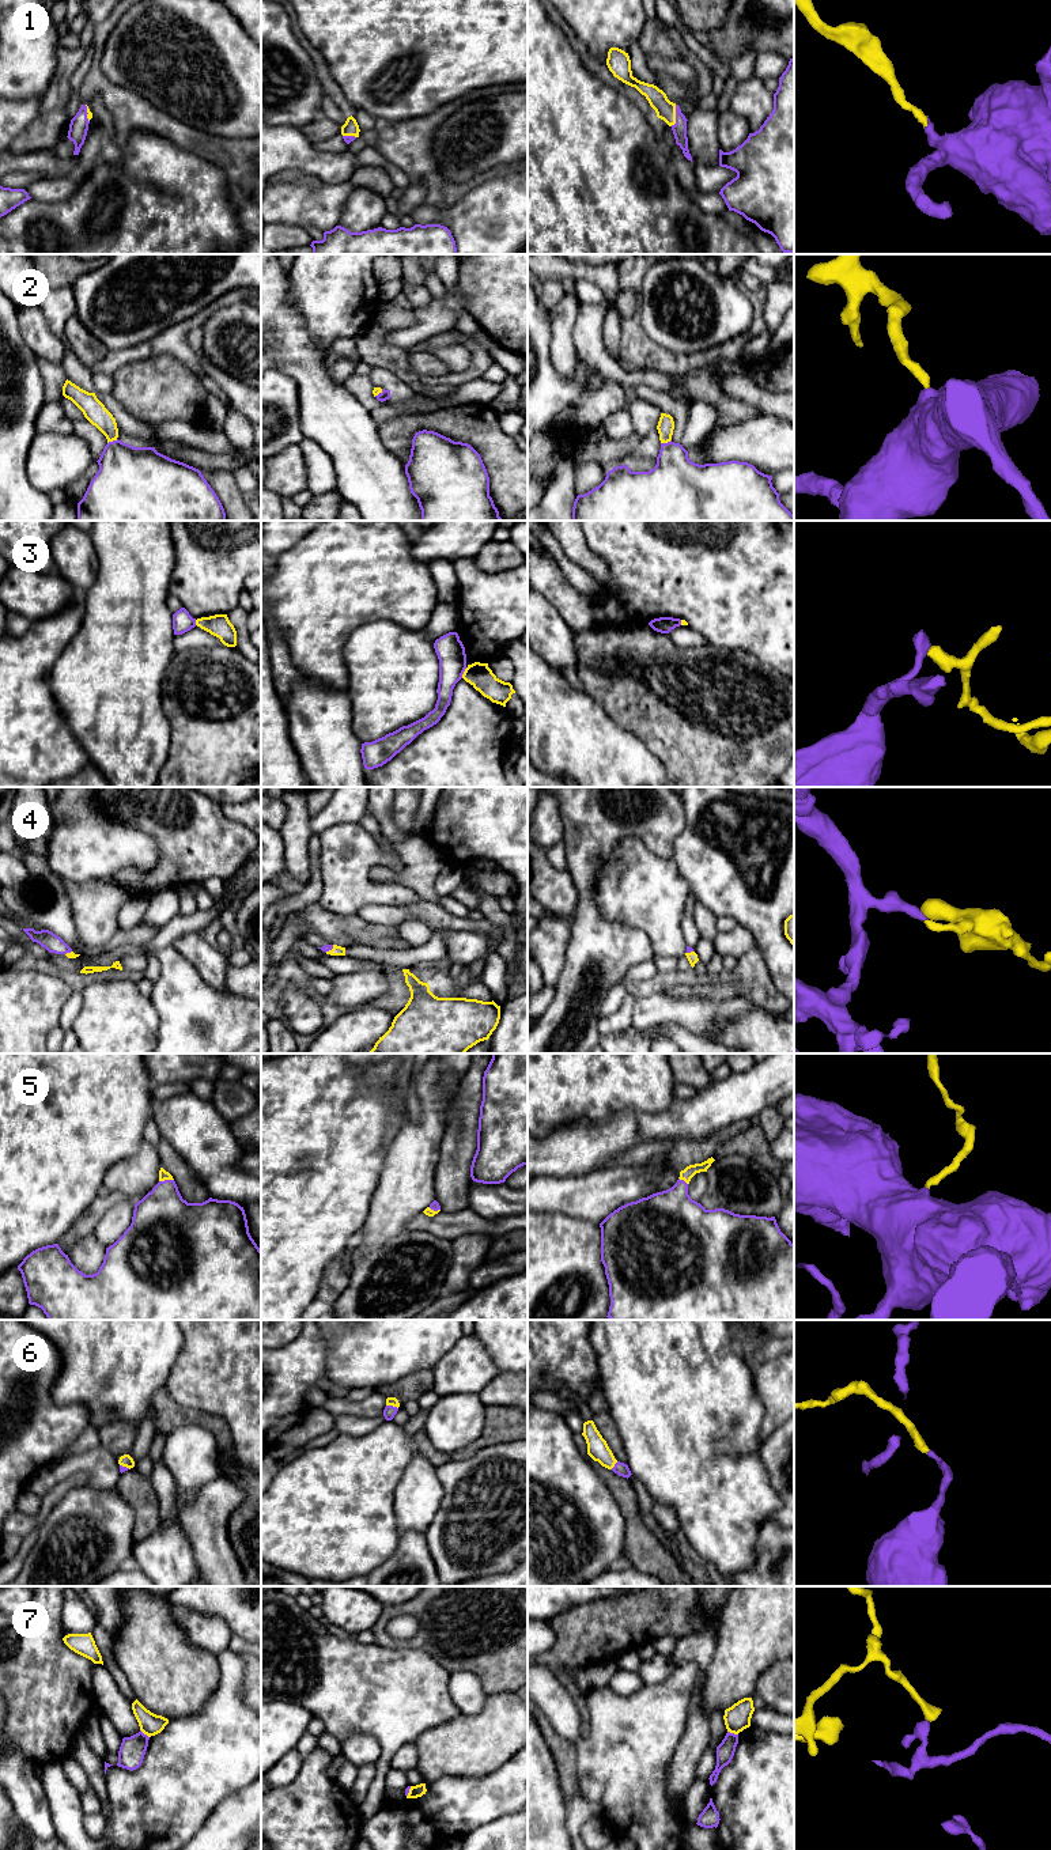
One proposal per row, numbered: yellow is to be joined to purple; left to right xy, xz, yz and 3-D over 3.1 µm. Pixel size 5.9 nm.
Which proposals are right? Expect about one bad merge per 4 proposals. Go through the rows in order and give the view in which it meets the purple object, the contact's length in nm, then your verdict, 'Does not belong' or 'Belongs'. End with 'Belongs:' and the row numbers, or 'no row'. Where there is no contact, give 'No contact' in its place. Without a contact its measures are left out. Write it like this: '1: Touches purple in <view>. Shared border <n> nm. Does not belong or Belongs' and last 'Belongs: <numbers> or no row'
1: Touches purple in yz. Shared border 130 nm. Belongs
2: Touches purple in xy. Shared border 70 nm. Belongs
3: Touches purple in xz. Shared border 70 nm. Does not belong
4: Touches purple in xz. Shared border 70 nm. Belongs
5: Touches purple in xy. Shared border 90 nm. Belongs
6: Touches purple in yz. Shared border 60 nm. Belongs
7: Touches purple in yz. Shared border 70 nm. Does not belong
Belongs: 1, 2, 4, 5, 6

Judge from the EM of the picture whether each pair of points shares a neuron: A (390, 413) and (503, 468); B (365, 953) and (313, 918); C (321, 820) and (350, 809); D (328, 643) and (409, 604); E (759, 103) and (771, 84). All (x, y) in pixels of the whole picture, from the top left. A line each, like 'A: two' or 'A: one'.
A: two
B: two
C: one
D: one
E: two

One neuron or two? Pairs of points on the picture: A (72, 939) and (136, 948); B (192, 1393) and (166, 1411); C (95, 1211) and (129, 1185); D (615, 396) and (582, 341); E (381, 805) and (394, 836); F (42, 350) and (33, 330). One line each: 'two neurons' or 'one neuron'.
A: two neurons
B: two neurons
C: two neurons
D: two neurons
E: one neuron
F: one neuron

